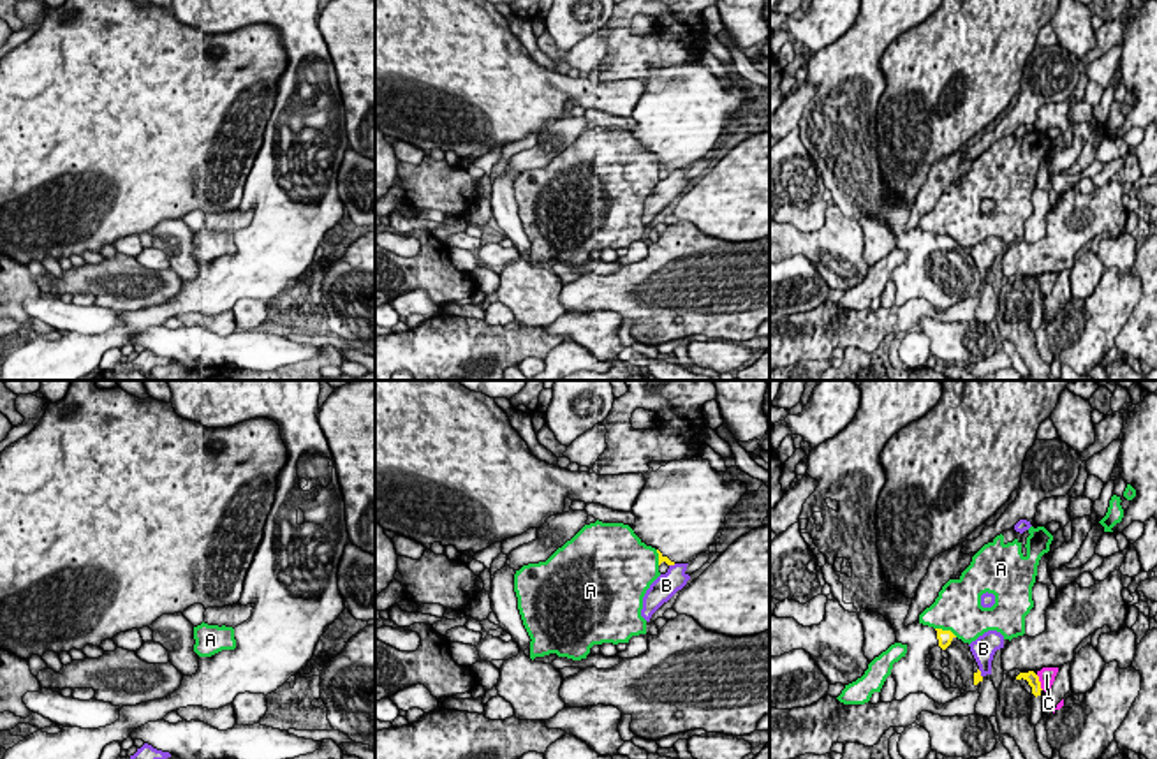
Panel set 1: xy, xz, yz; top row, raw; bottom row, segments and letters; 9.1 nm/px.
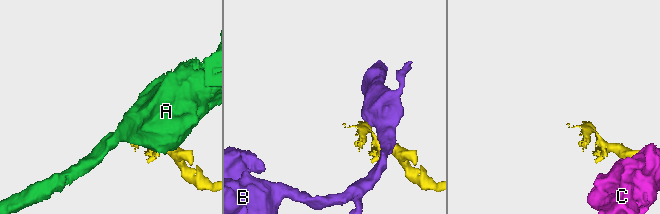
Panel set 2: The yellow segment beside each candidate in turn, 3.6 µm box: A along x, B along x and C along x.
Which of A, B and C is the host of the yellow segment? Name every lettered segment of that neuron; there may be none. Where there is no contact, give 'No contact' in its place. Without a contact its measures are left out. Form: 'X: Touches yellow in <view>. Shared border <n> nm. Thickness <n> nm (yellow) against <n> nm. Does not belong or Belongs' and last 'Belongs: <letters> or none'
A: Touches yellow in yz. Shared border 220 nm. Thickness 130 nm (yellow) against 420 nm. Does not belong
B: Touches yellow in yz. Shared border 90 nm. Thickness 70 nm (yellow) against 220 nm. Does not belong
C: Touches yellow in yz. Shared border 160 nm. Thickness 120 nm (yellow) against 160 nm. Does not belong
Belongs: none

